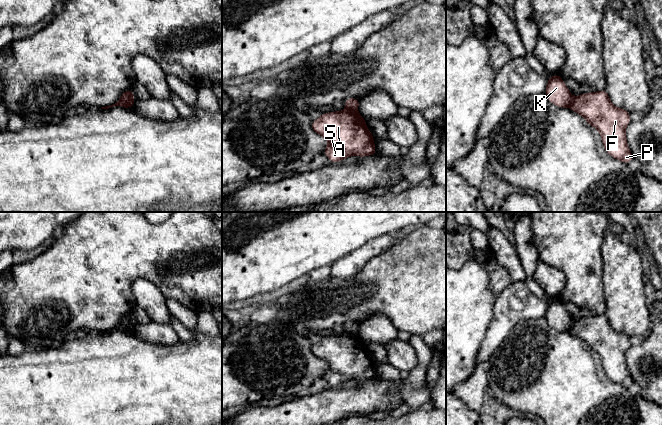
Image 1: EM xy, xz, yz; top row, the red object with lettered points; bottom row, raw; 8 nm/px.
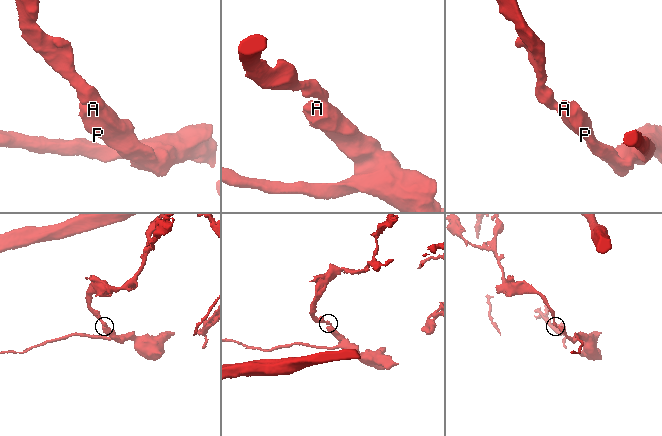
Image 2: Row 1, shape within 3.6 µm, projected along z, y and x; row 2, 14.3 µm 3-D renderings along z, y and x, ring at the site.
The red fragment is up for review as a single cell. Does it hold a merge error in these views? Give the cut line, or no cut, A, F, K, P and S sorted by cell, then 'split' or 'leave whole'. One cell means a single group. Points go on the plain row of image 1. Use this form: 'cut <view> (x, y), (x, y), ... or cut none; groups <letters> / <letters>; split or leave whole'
cut xy (119, 324), (131, 331); groups A F P S / K; split

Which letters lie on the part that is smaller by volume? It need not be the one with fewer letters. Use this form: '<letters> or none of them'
A, F, P, S

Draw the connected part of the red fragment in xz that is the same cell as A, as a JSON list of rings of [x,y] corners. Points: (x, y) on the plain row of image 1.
[[[345,334],[323,337],[312,345],[311,352],[328,364],[323,378],[331,387],[349,380],[377,378],[373,358],[366,352],[365,342],[357,336]]]

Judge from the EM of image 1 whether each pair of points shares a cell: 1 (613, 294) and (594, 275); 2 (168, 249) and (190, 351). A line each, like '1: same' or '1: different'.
1: different
2: different

